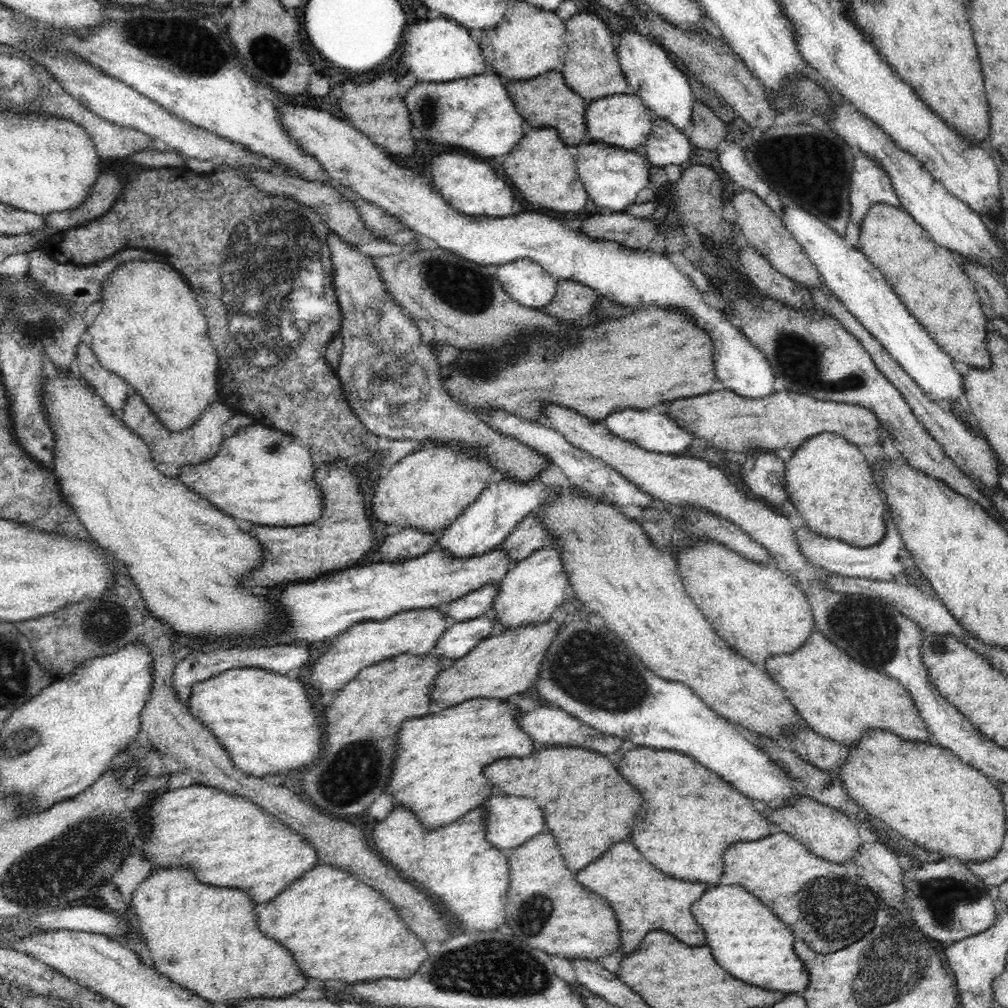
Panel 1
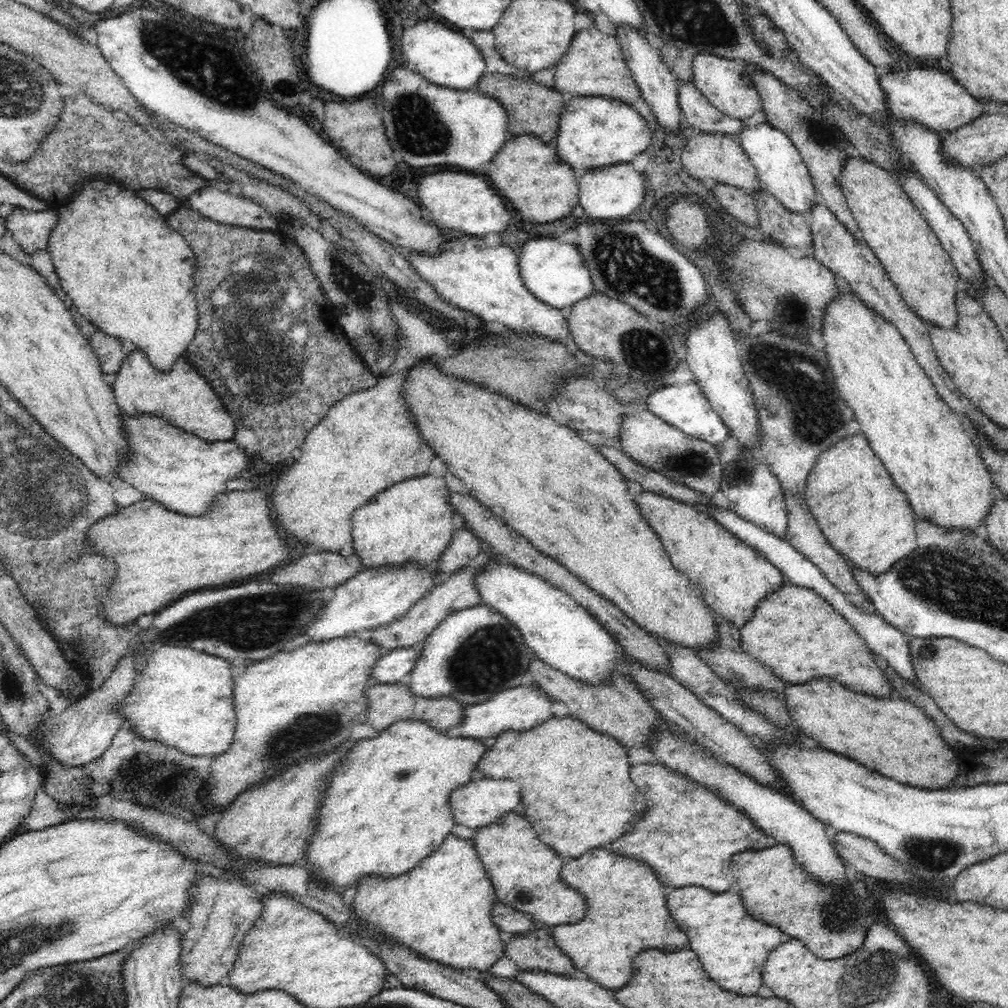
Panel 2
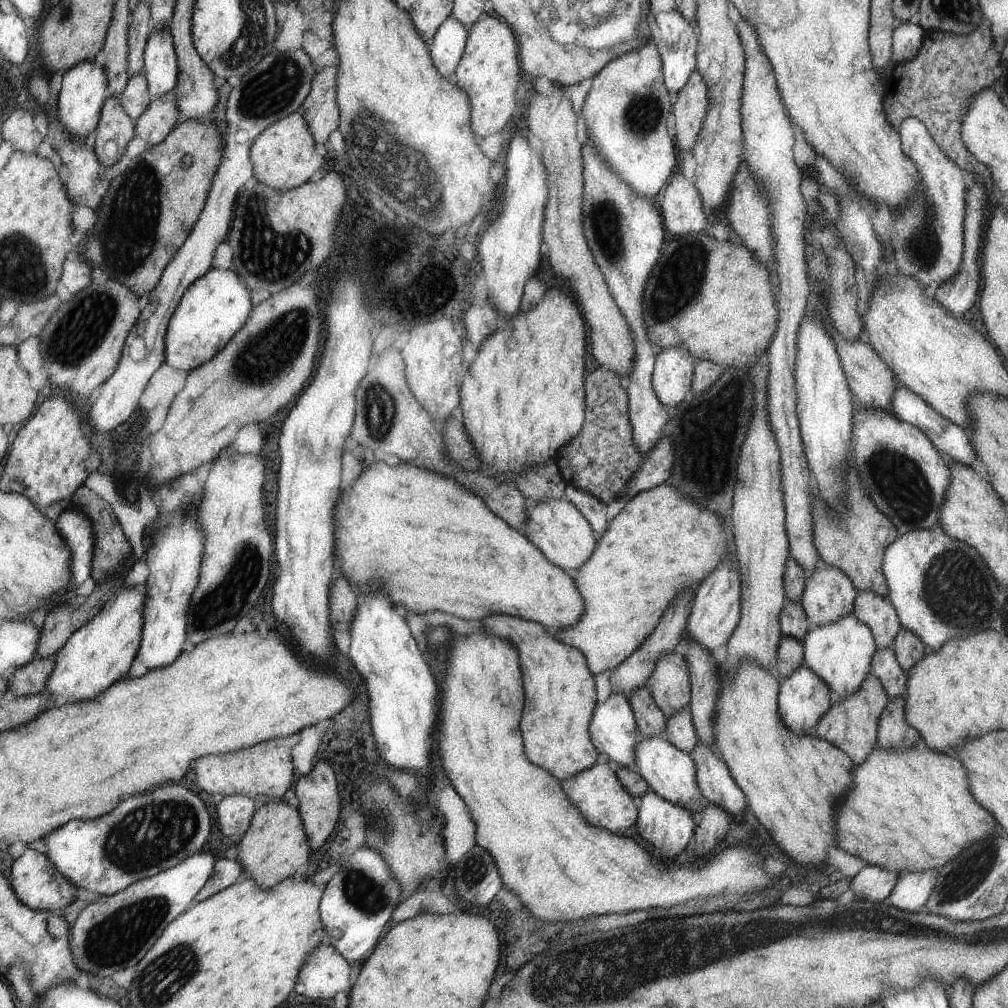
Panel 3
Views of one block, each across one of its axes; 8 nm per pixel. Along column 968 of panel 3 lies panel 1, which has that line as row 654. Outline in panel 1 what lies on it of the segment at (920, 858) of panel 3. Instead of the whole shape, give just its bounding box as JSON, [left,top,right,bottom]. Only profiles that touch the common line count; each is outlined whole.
[763,630,930,750]

